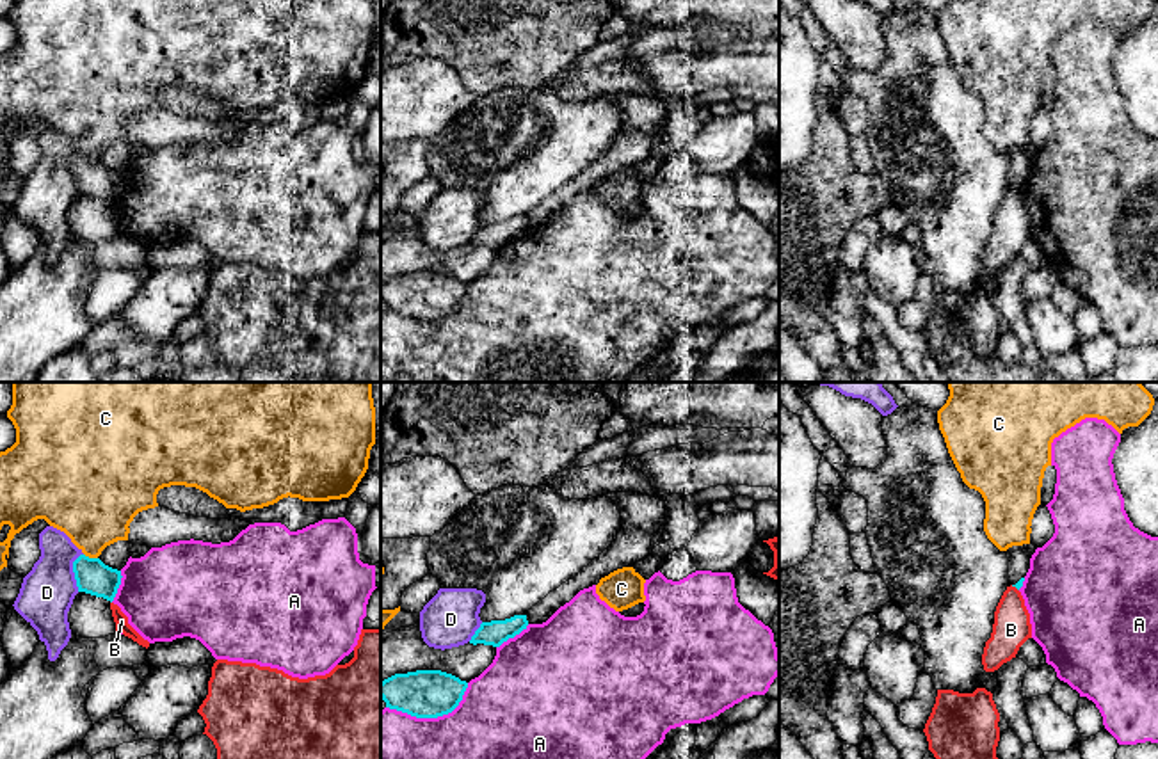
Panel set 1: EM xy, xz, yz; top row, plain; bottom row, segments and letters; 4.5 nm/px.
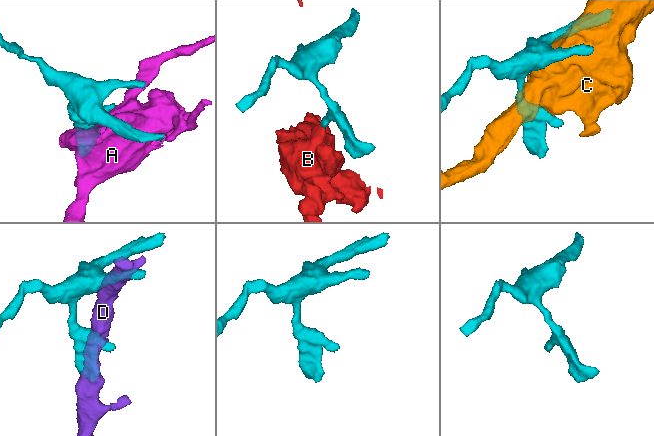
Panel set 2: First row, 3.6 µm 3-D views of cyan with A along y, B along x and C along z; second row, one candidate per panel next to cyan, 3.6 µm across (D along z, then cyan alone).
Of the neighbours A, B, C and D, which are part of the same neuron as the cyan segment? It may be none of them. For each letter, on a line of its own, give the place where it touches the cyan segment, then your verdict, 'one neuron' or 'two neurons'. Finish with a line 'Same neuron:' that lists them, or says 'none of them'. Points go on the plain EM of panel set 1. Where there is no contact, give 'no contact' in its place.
A: contact xz (433, 319); two neurons
B: contact yz (1014, 187); two neurons
C: contact xy (91, 160); two neurons
D: contact xy (73, 173); two neurons
Same neuron: none of them

